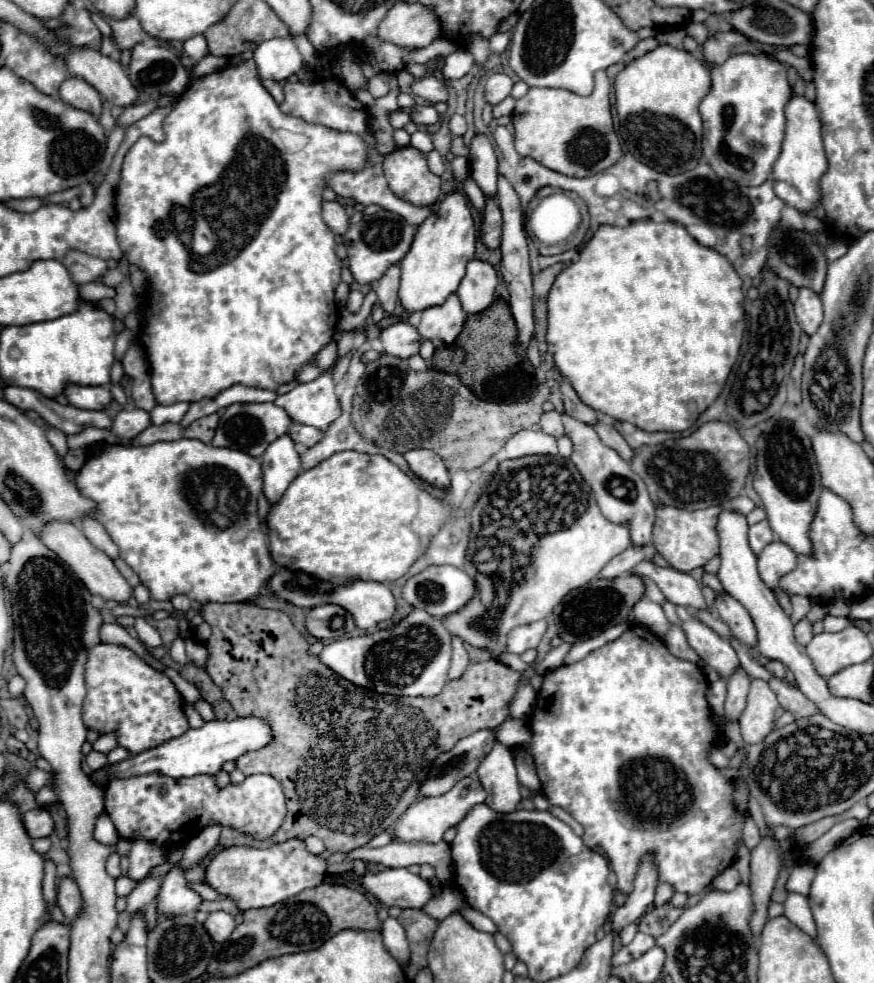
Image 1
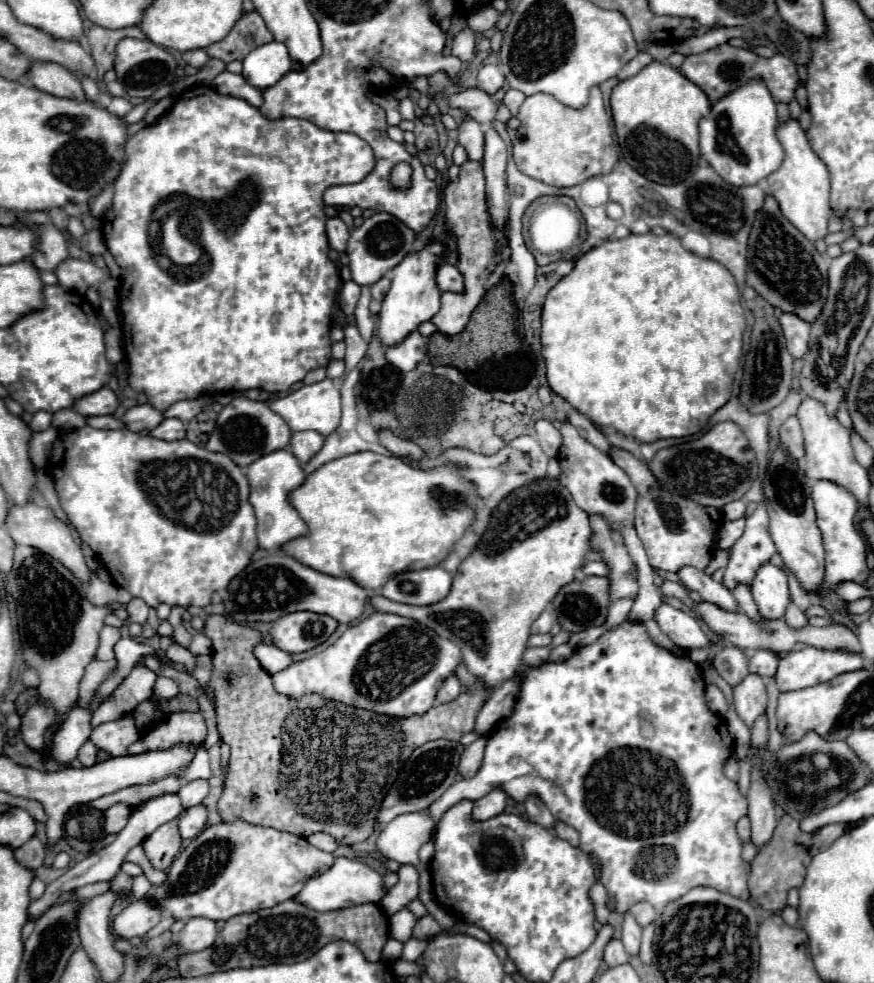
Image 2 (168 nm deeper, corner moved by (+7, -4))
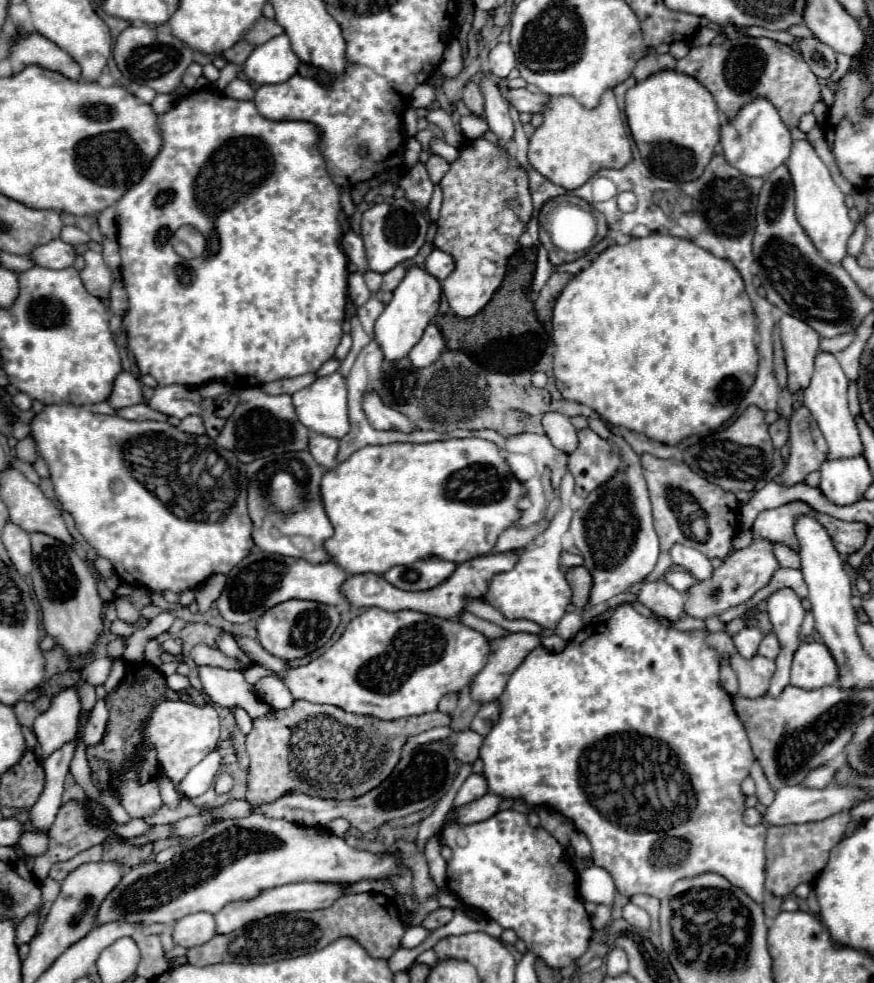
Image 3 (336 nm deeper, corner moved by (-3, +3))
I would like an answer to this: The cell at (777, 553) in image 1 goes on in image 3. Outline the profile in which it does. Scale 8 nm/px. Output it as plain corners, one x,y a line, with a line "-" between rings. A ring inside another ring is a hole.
781,589
767,599
765,611
773,625
773,633
777,635
781,645
781,651
777,655
777,671
767,691
769,695
777,695
783,687
789,685
793,653
801,645
801,625
805,619
805,607
791,589

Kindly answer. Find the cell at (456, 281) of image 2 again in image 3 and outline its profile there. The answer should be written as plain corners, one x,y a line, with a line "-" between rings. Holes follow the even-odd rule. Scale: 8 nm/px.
433,249
429,253
429,257
425,259
425,271
439,281
443,281
453,271
453,267
455,267
455,263
453,263
451,255
447,255
445,251
439,251
439,249

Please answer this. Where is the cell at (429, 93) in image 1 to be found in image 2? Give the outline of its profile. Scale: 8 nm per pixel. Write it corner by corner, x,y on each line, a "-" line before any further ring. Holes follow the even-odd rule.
479,88
449,94
445,96
445,102
449,108
461,108
467,116
477,120
479,124
489,124
495,118
495,110
499,106
499,102
495,102
493,96
489,96

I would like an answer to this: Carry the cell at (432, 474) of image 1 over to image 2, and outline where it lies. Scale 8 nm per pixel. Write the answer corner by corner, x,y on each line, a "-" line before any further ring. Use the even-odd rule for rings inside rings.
381,430
377,432
379,436
379,442
393,454
393,456
399,456
399,458
409,458
409,460
421,460
425,458
425,452
413,444
413,442
407,442
407,440
401,440
397,438
395,434
391,434
389,430

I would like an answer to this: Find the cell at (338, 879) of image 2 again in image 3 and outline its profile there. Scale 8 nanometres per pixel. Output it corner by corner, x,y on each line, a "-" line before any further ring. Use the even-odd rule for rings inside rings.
293,883
293,885
283,885
283,887
273,887
267,891
261,891
255,899
243,899
243,903
229,903
215,915
215,925
217,933
231,933
243,923
251,923
255,919
263,919
273,913
293,913
293,911
315,911
315,909
325,909
333,905
339,897
343,897
347,885
331,885
331,883

